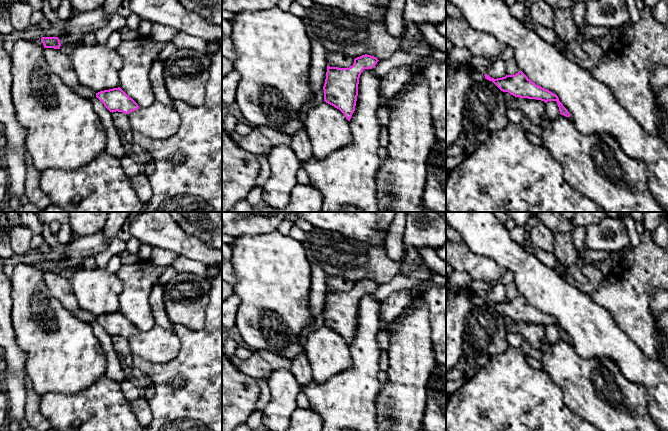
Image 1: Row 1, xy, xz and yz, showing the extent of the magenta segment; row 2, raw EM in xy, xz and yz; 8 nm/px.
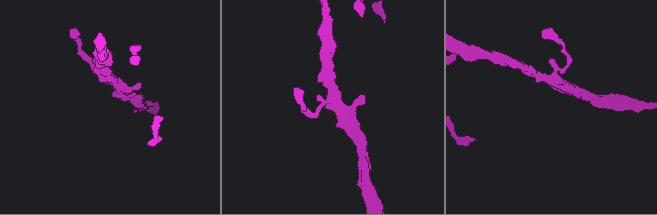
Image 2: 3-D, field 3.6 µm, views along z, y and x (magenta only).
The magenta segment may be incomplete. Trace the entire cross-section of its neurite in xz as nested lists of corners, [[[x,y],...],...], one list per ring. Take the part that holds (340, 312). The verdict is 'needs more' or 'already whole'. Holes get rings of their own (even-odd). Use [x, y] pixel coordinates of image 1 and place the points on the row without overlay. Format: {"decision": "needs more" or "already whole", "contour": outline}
{"decision": "already whole", "contour": [[[365,278],[355,282],[349,292],[327,289],[324,325],[339,333],[350,345],[355,335],[360,299],[364,293],[372,293],[378,285],[376,281]]]}

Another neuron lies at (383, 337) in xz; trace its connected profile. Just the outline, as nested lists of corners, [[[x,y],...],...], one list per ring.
[[[380,331],[377,336],[378,346],[380,351],[389,351],[390,346],[390,332],[389,331]]]

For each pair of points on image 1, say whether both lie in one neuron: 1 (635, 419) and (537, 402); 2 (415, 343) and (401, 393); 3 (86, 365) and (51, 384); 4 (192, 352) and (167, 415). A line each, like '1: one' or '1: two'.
1: two
2: one
3: one
4: one

